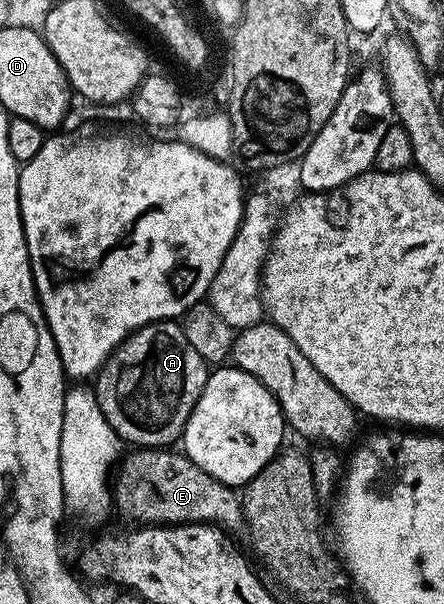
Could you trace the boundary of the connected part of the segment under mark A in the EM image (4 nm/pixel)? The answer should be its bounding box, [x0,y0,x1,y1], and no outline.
[93,320,209,449]

